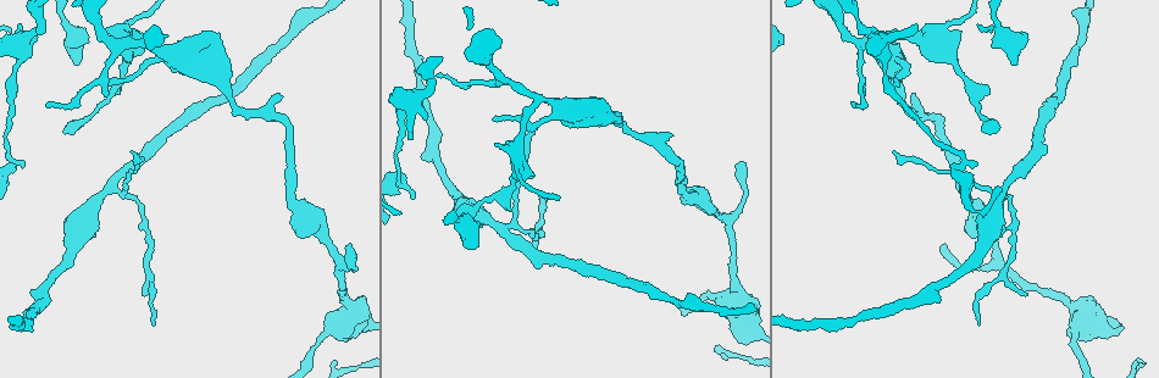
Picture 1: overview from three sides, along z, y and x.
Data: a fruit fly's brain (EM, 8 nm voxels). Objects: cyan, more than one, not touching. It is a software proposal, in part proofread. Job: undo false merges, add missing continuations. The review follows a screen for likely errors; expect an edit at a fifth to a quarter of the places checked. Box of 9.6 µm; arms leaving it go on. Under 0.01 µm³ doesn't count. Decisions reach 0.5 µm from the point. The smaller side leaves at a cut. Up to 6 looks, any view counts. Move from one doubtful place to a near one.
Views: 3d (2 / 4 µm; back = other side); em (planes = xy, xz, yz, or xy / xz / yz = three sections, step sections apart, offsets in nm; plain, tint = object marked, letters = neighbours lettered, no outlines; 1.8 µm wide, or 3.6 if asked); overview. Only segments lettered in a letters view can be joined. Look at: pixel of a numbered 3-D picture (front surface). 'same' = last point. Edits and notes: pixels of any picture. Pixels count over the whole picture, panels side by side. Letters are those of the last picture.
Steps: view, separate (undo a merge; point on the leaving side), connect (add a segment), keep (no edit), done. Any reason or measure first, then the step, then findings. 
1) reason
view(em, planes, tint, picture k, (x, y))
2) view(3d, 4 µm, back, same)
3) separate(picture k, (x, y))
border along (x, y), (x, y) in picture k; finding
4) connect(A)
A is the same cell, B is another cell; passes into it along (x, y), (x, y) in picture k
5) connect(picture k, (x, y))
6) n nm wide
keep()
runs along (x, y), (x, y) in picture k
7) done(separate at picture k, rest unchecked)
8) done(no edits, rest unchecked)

touches itself
view(em, planes, letters, picture 1, (223, 46))

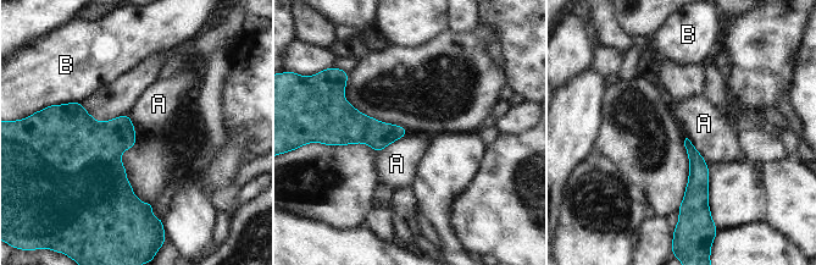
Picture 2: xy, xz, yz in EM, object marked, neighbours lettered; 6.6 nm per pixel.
70 nm wide
keep()
A and B are other cells; runs along (687, 143), (697, 161), (689, 205) in picture 2; continuous, no second cell

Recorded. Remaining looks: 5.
view(3d, 4 µm, picture 1, (495, 145))

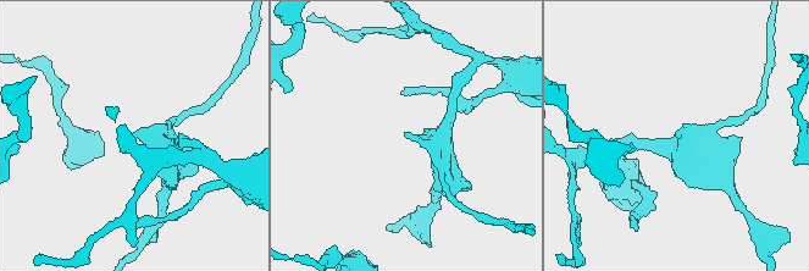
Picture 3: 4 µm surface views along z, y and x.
view(em, planes, plain, picture 3, (678, 136))

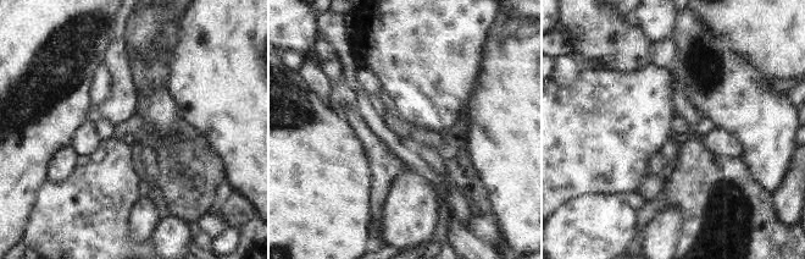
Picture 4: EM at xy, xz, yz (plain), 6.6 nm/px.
view(em, planes, letters, same)

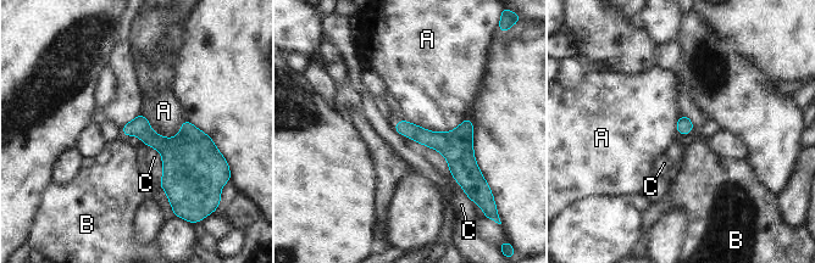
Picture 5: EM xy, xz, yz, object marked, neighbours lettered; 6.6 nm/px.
A touches over 400 nm
keep()
A, B and C are other cells; border along (466, 116), (445, 132), (405, 121) in picture 5; none of them fits

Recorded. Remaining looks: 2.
tapers out
view(em, planes, letters, picture 1, (410, 198))

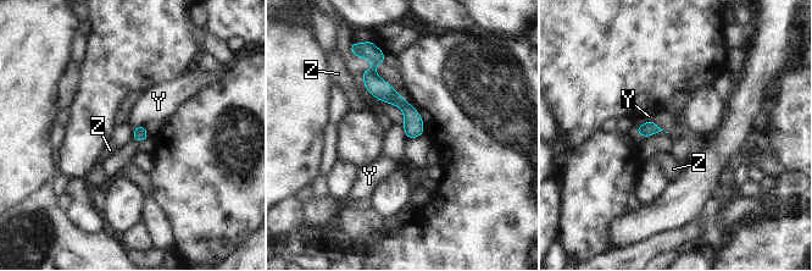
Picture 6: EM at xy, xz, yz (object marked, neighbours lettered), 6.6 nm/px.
keep()
Y and Z are other cells; runs along (366, 73), (410, 112), (417, 133) in picture 6; no lettered segment goes on from it

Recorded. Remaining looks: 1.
done(no edits, rest unchecked)

